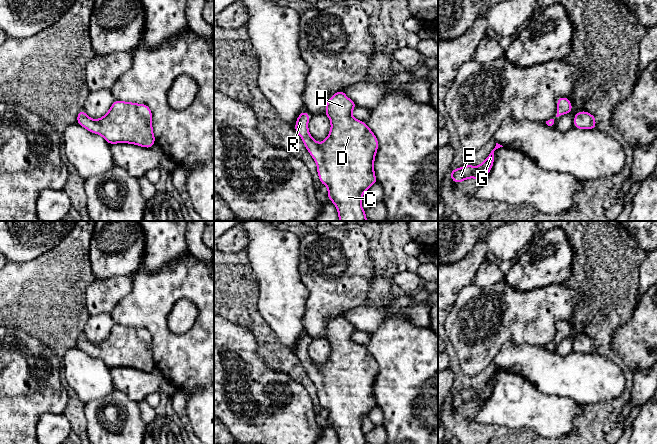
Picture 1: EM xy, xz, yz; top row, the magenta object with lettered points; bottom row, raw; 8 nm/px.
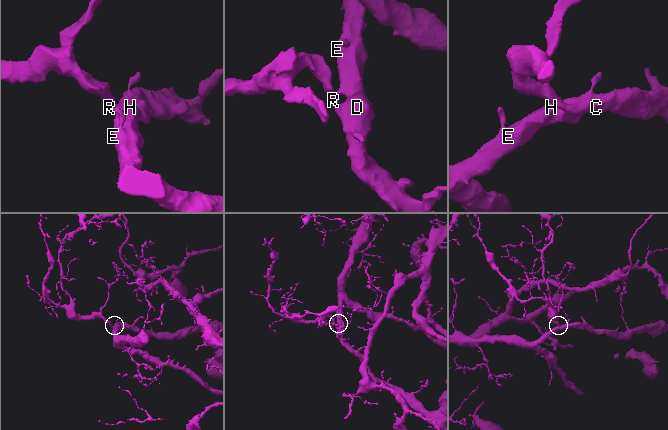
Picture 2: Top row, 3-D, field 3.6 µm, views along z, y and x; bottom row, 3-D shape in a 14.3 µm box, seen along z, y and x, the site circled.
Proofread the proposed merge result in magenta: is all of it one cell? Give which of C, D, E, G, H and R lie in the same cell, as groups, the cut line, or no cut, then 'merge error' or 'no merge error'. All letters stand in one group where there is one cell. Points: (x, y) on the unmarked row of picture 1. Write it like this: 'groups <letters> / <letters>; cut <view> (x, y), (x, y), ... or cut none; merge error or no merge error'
groups C D E G H R; cut none; no merge error

